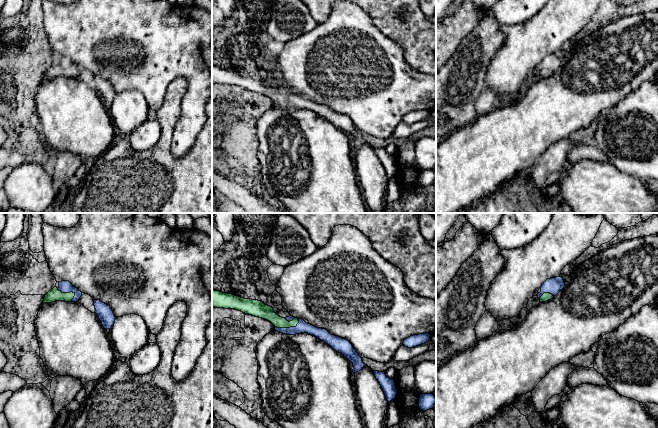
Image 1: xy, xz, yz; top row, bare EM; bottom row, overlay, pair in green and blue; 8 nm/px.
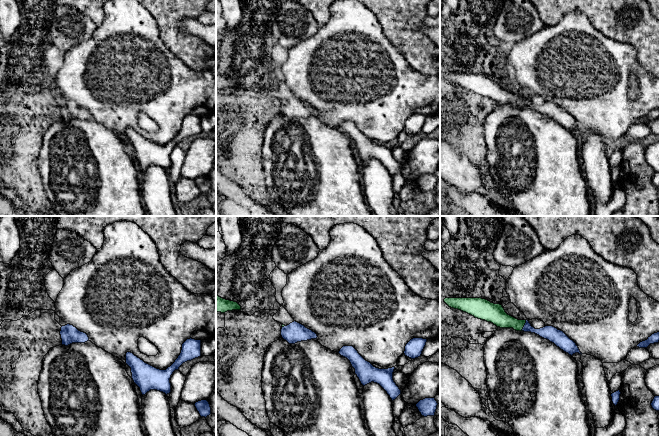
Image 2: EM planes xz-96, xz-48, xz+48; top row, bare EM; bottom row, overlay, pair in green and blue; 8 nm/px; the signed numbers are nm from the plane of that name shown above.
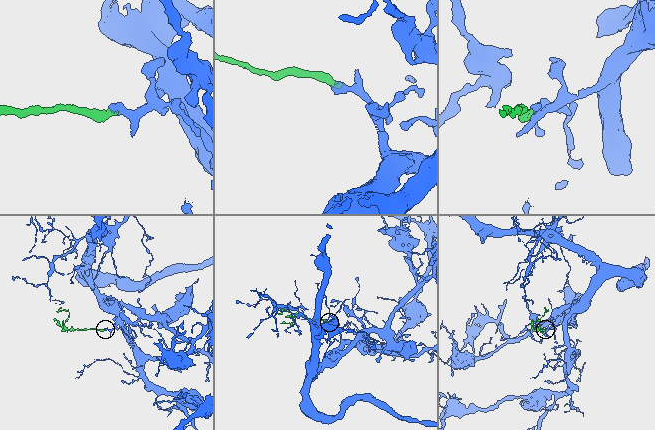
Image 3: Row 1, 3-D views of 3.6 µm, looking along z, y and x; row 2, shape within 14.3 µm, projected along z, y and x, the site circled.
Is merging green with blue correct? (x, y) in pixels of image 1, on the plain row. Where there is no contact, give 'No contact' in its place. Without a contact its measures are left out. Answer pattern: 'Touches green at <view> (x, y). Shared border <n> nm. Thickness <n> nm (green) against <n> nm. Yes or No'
Touches green at xz (287, 103). Shared border 220 nm. Thickness 120 nm (green) against 100 nm. Yes

